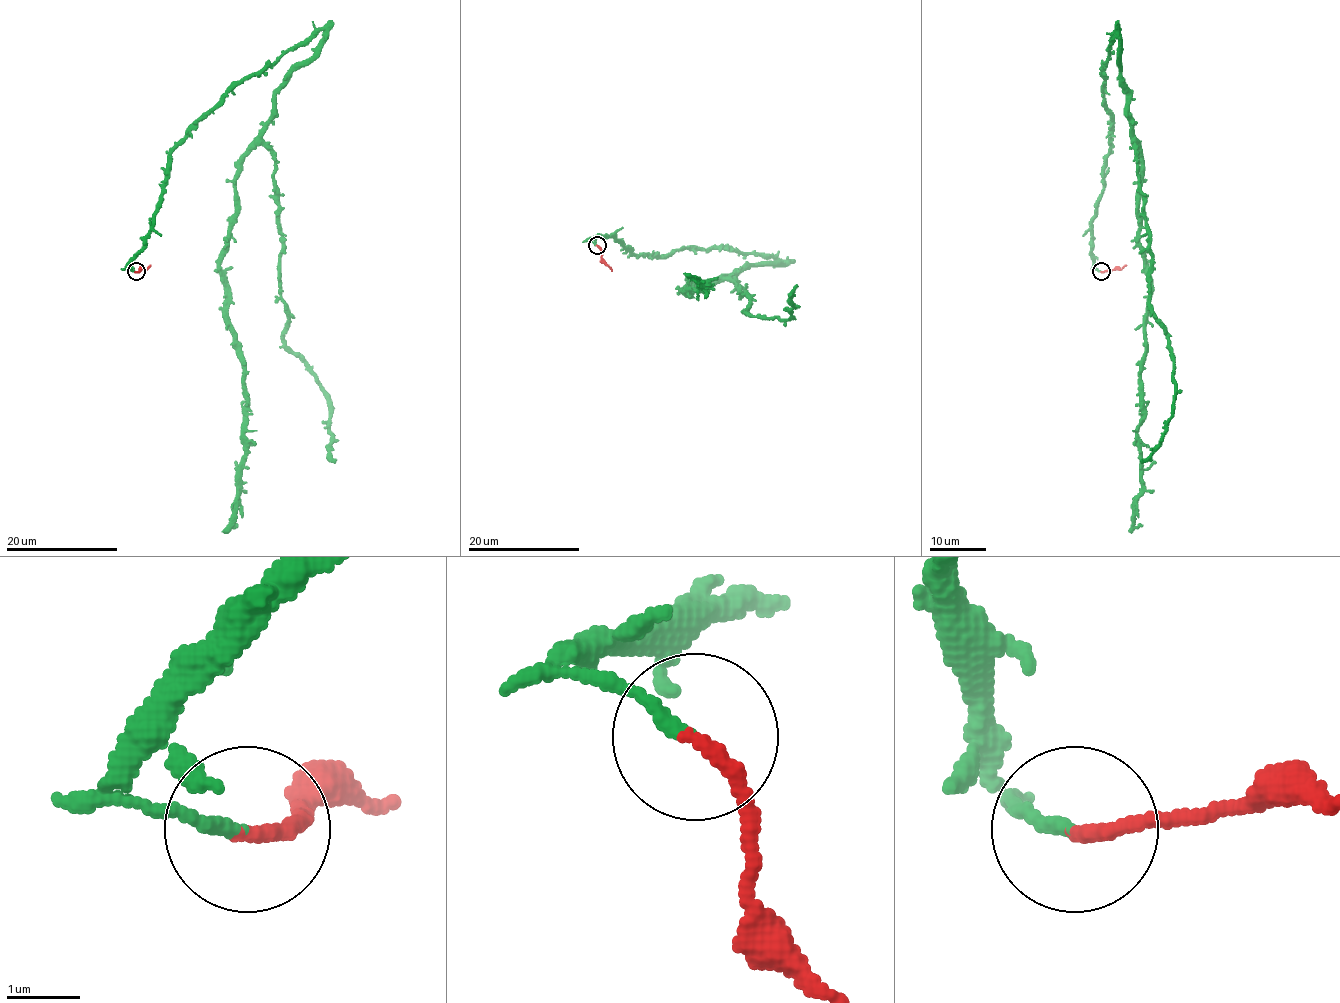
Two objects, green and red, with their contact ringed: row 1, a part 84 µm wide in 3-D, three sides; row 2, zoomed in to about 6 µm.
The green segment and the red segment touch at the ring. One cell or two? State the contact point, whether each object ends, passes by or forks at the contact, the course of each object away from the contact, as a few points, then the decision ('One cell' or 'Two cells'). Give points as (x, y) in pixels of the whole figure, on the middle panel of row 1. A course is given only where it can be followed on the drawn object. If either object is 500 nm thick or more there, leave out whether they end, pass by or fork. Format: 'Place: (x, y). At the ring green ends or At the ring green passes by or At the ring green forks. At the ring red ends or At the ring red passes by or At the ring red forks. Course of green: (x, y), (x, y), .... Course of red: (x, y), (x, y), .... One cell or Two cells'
Place: (597, 245). At the ring green ends. At the ring red ends. Course of green: (597, 246), (785, 264), (685, 295), (707, 286), (685, 275). Course of red: (597, 246), (601, 260), (612, 271). Two cells

